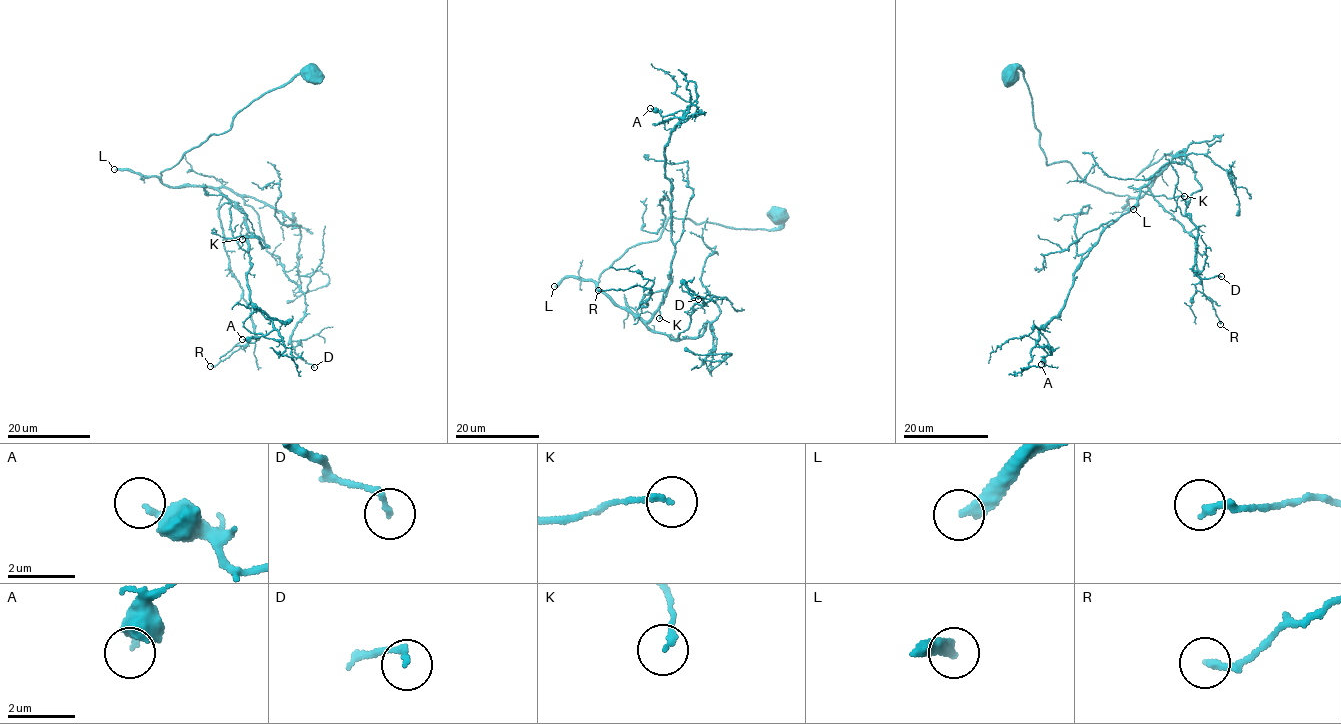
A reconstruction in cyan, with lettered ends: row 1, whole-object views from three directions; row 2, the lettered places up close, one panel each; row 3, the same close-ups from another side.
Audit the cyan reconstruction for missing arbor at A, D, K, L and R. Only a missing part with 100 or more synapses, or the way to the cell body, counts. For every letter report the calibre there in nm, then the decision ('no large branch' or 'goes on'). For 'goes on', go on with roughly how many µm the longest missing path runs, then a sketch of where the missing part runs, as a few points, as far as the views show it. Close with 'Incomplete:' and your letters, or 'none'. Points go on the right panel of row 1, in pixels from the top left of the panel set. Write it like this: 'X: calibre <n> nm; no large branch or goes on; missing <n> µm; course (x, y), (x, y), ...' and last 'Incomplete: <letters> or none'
A: calibre 240 nm; no large branch
D: calibre 140 nm; no large branch
K: calibre 170 nm; no large branch
L: calibre 280 nm; goes on; missing 250 µm
R: calibre 200 nm; no large branch
Incomplete: L

